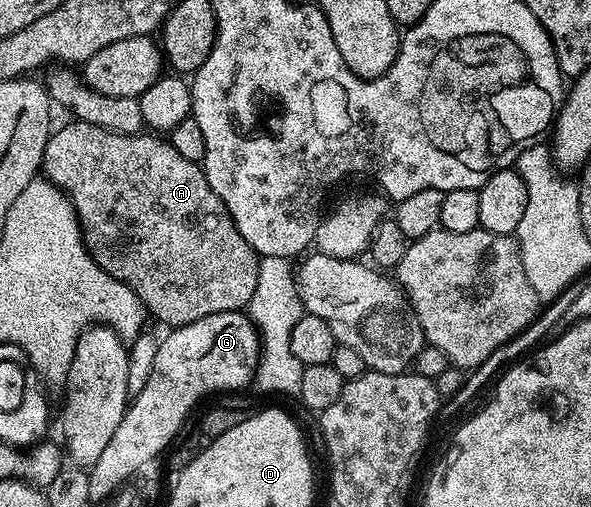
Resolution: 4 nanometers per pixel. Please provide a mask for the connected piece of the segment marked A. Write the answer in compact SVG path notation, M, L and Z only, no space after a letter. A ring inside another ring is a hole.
M70 120L67 126L62 126L59 130L57 127L51 133L48 144L44 148L40 170L53 186L61 186L65 190L66 197L73 204L74 211L78 213L82 242L86 245L86 251L92 256L92 260L96 260L96 264L100 268L104 268L104 272L108 272L108 276L133 288L135 296L142 301L151 319L155 318L156 321L163 322L166 328L173 328L192 324L204 316L247 309L249 301L252 300L252 294L256 291L260 255L250 247L248 240L244 240L244 236L240 236L228 208L224 208L220 196L216 196L216 192L212 192L212 184L208 184L201 165L192 160L184 160L184 156L180 156L180 152L176 152L176 148L172 148L172 144L165 137L155 136L150 132L117 134L100 128L96 124Z

